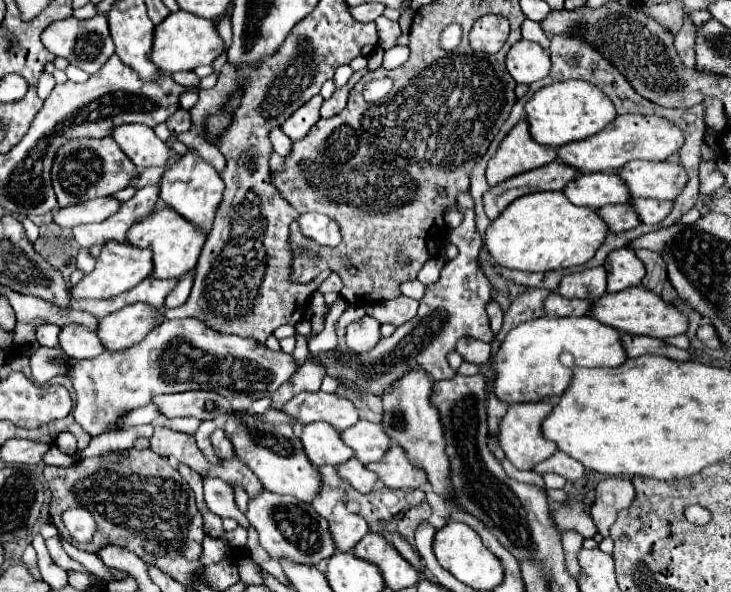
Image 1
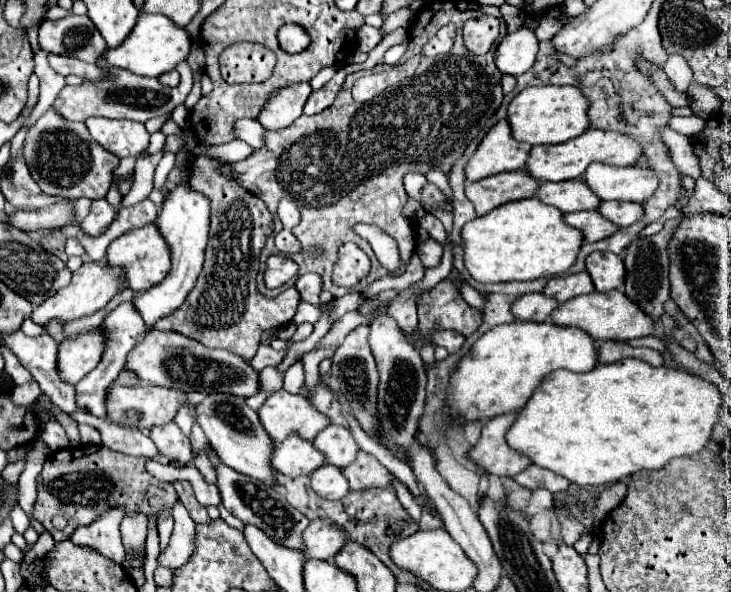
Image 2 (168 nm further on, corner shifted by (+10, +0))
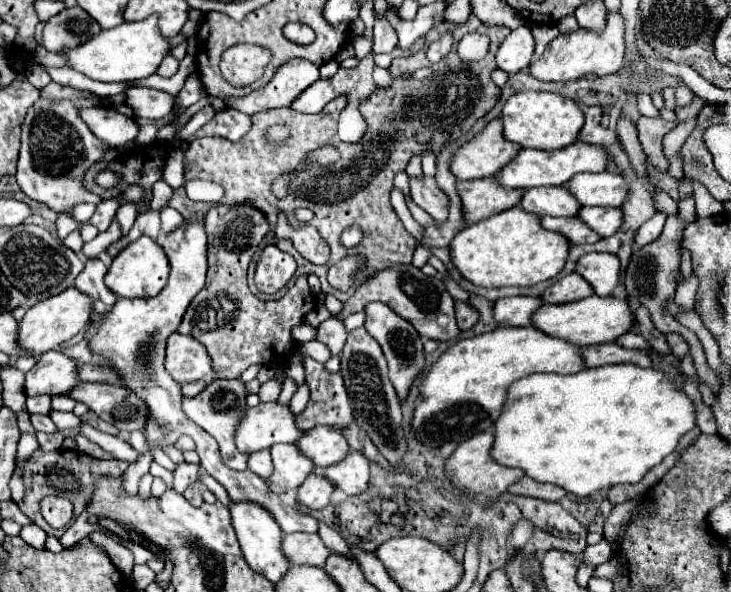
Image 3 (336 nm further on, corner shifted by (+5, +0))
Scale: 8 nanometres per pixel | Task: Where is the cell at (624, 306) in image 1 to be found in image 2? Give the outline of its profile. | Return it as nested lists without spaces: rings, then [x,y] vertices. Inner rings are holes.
[[[607,291],[607,293],[589,293],[583,297],[575,297],[565,301],[559,309],[553,311],[553,323],[567,325],[567,327],[579,327],[587,331],[593,339],[617,339],[617,341],[631,341],[645,335],[655,335],[657,327],[655,321],[635,303],[631,301],[623,291]]]

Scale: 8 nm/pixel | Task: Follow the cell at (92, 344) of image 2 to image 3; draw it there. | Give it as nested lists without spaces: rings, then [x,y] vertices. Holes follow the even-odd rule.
[[[62,351],[44,353],[26,373],[26,395],[62,395],[76,385],[76,365]]]

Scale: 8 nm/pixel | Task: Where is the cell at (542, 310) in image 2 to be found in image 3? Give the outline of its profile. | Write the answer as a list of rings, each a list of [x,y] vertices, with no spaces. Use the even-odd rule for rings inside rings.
[[[504,297],[494,303],[494,321],[504,327],[530,325],[530,313],[542,305],[538,297]]]

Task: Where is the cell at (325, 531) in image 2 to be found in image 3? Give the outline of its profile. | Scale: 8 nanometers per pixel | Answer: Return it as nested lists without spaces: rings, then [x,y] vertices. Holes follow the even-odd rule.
[[[290,533],[282,539],[282,553],[292,565],[314,565],[322,567],[322,561],[330,555],[318,535]]]

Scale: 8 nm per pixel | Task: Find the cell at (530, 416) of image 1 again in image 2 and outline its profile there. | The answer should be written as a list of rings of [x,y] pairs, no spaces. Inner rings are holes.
[[[505,413],[489,419],[489,423],[481,431],[477,445],[469,451],[469,459],[475,461],[487,473],[493,473],[499,477],[503,475],[515,477],[519,471],[529,467],[531,459],[511,449],[505,441],[505,433],[515,423],[515,419],[517,415],[513,413]]]

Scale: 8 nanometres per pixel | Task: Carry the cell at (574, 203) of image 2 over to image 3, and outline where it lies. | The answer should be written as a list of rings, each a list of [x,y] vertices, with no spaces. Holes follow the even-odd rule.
[[[534,187],[522,193],[520,209],[540,217],[576,217],[580,205],[566,193],[566,187]]]

